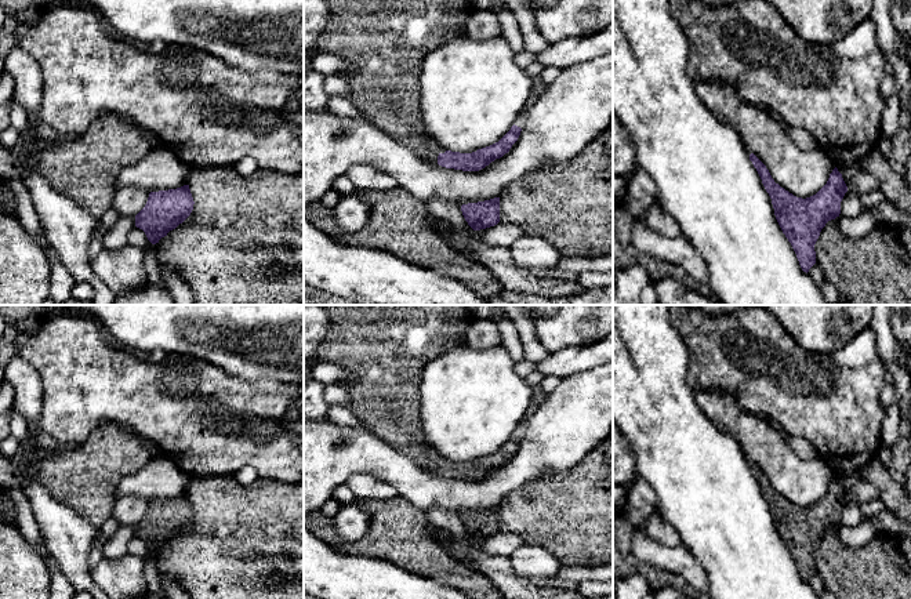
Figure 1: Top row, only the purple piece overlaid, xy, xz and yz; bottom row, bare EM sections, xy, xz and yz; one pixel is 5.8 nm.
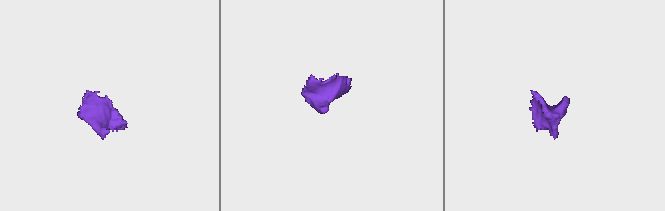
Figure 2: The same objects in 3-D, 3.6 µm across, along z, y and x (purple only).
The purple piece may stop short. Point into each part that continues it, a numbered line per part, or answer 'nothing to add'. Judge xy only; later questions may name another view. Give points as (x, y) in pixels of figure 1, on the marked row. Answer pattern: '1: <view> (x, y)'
nothing to add

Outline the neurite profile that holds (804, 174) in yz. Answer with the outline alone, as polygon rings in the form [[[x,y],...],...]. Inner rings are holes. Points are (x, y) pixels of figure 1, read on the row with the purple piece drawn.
[[[697,81],[696,91],[714,115],[732,124],[744,149],[766,166],[781,188],[806,199],[827,184],[835,168],[832,160],[820,148],[801,150],[776,116],[744,102],[734,87],[722,81]]]

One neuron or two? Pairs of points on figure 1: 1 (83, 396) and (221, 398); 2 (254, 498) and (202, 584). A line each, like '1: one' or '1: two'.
1: one
2: one

